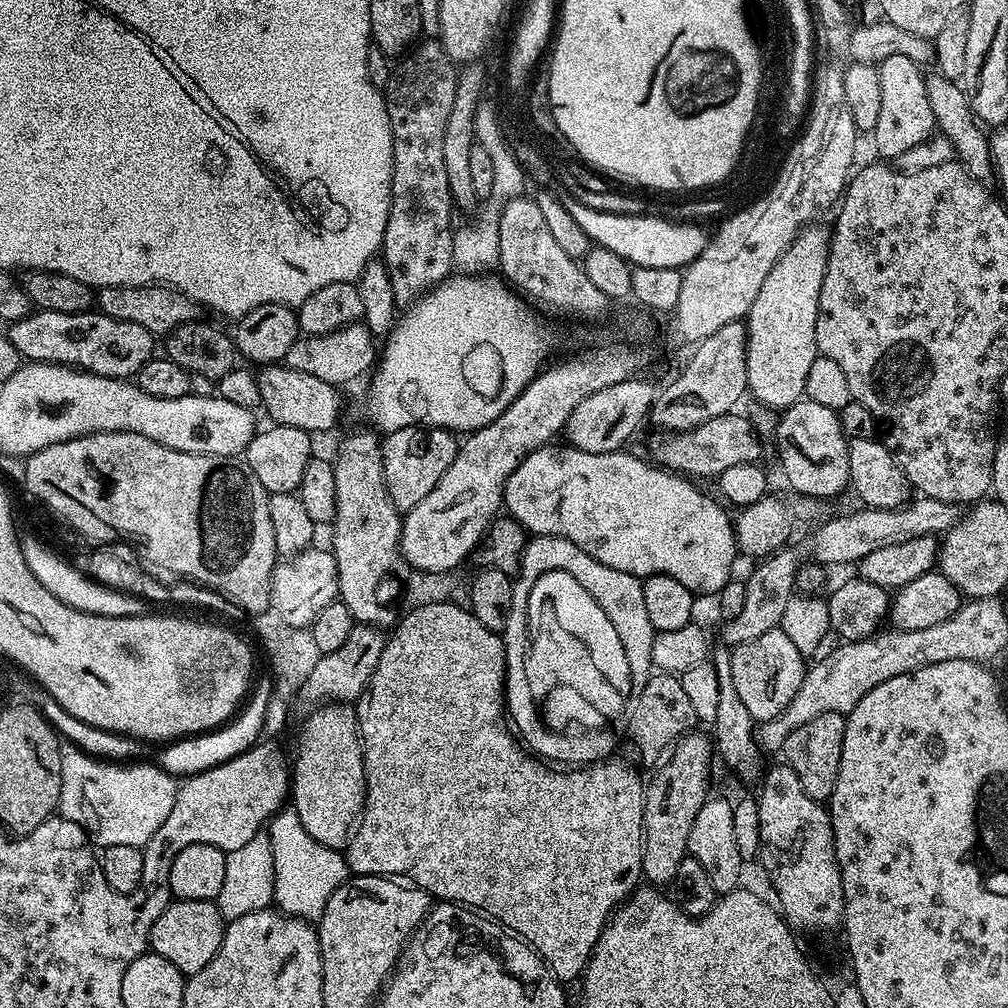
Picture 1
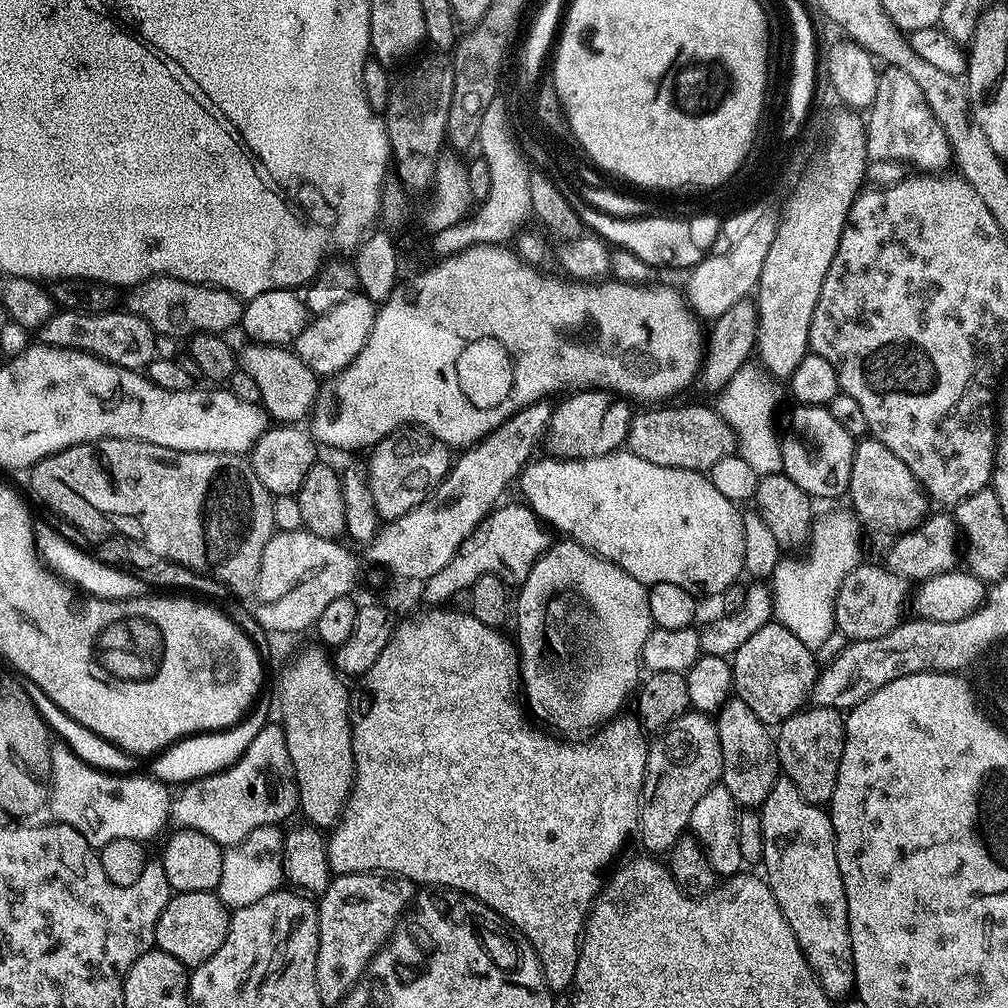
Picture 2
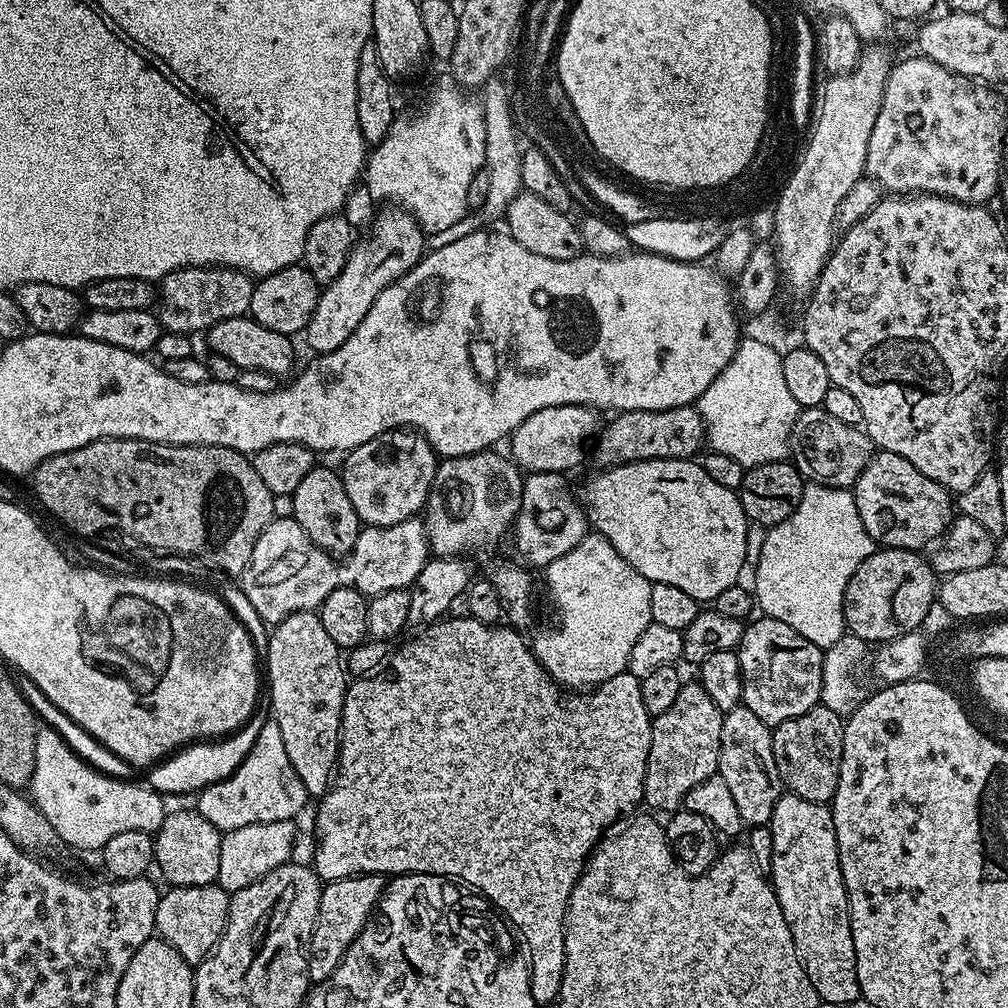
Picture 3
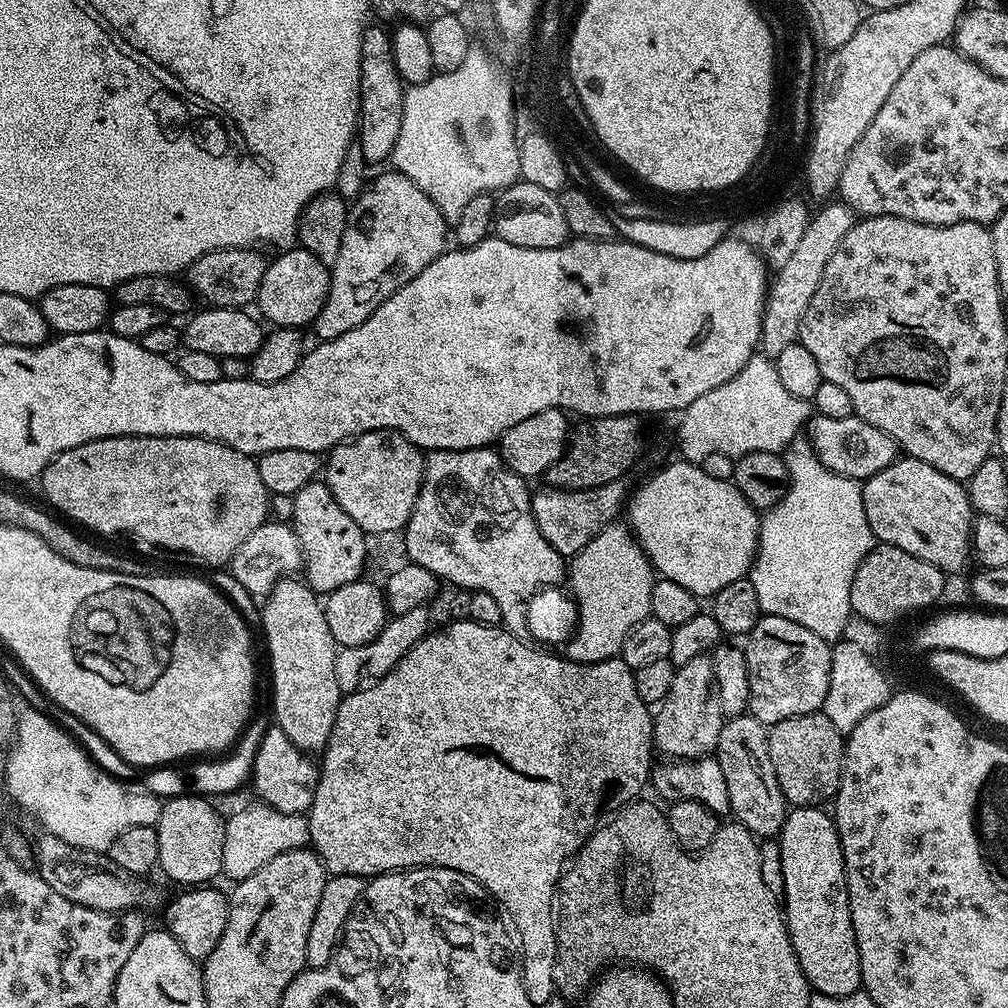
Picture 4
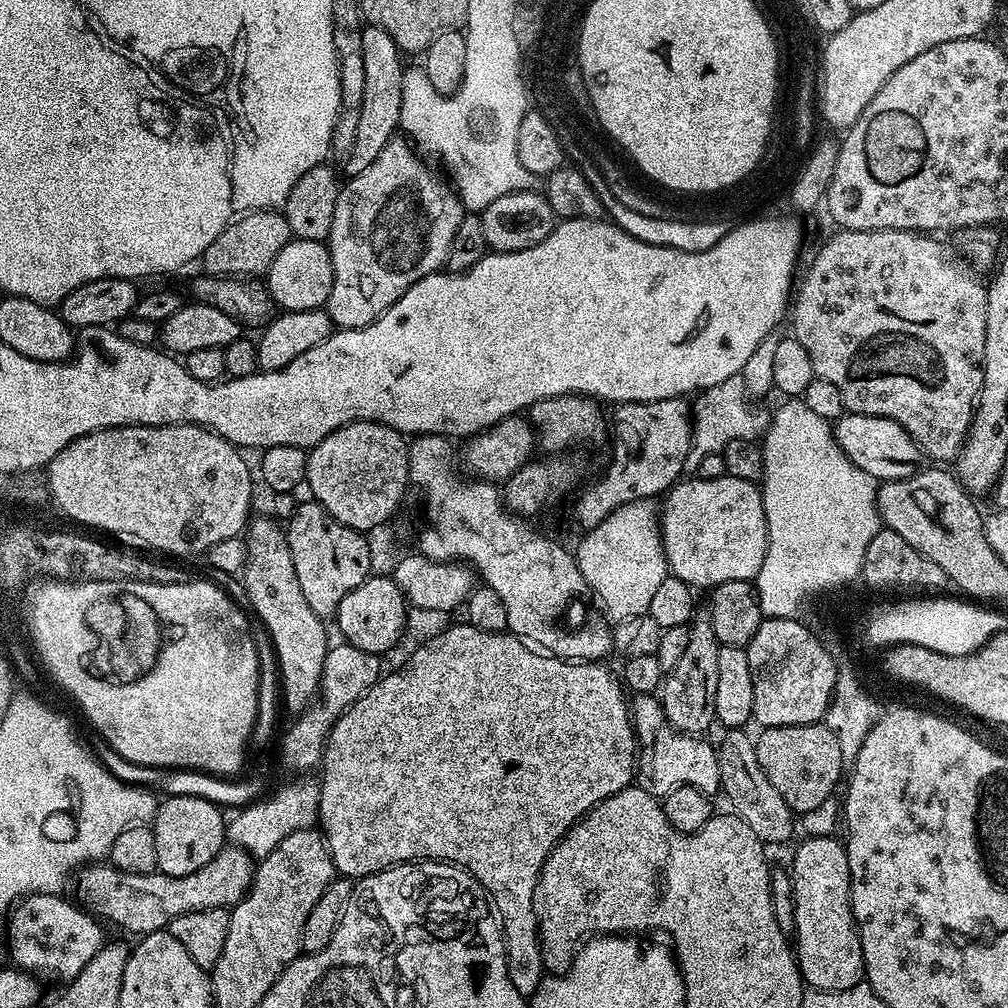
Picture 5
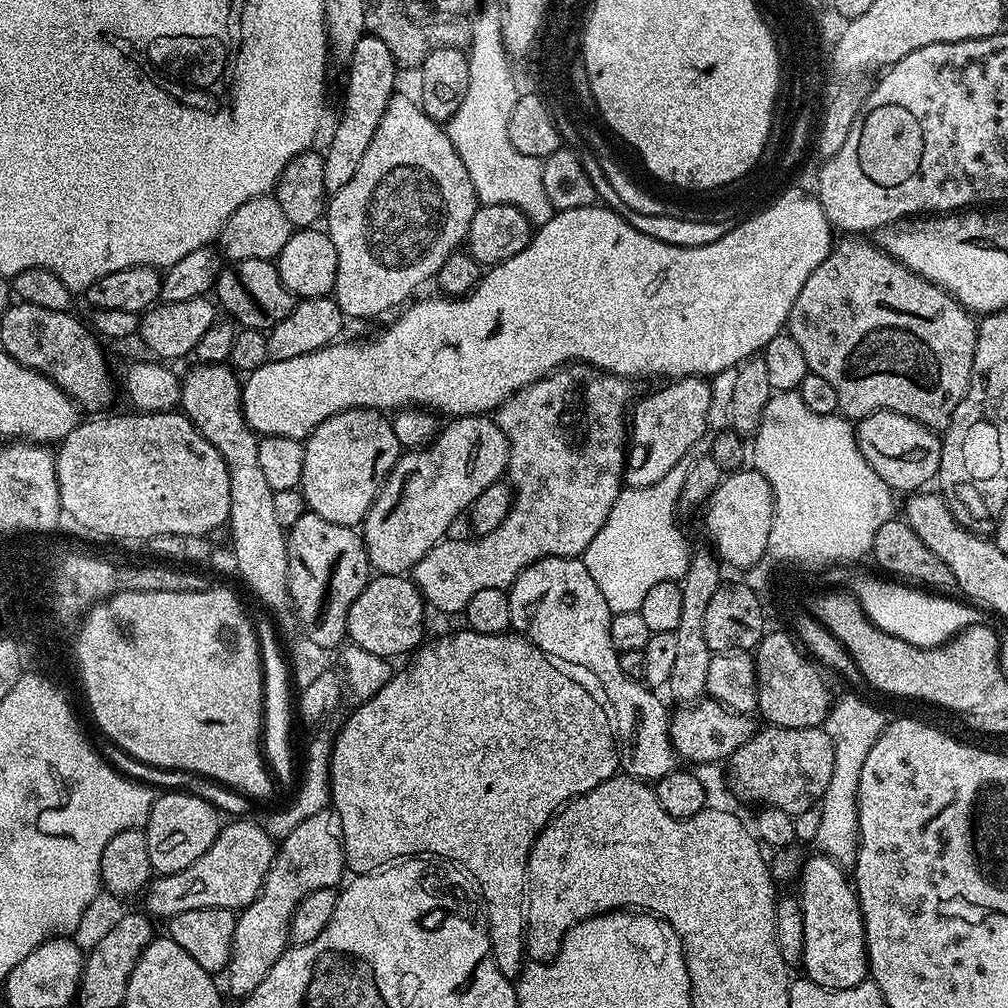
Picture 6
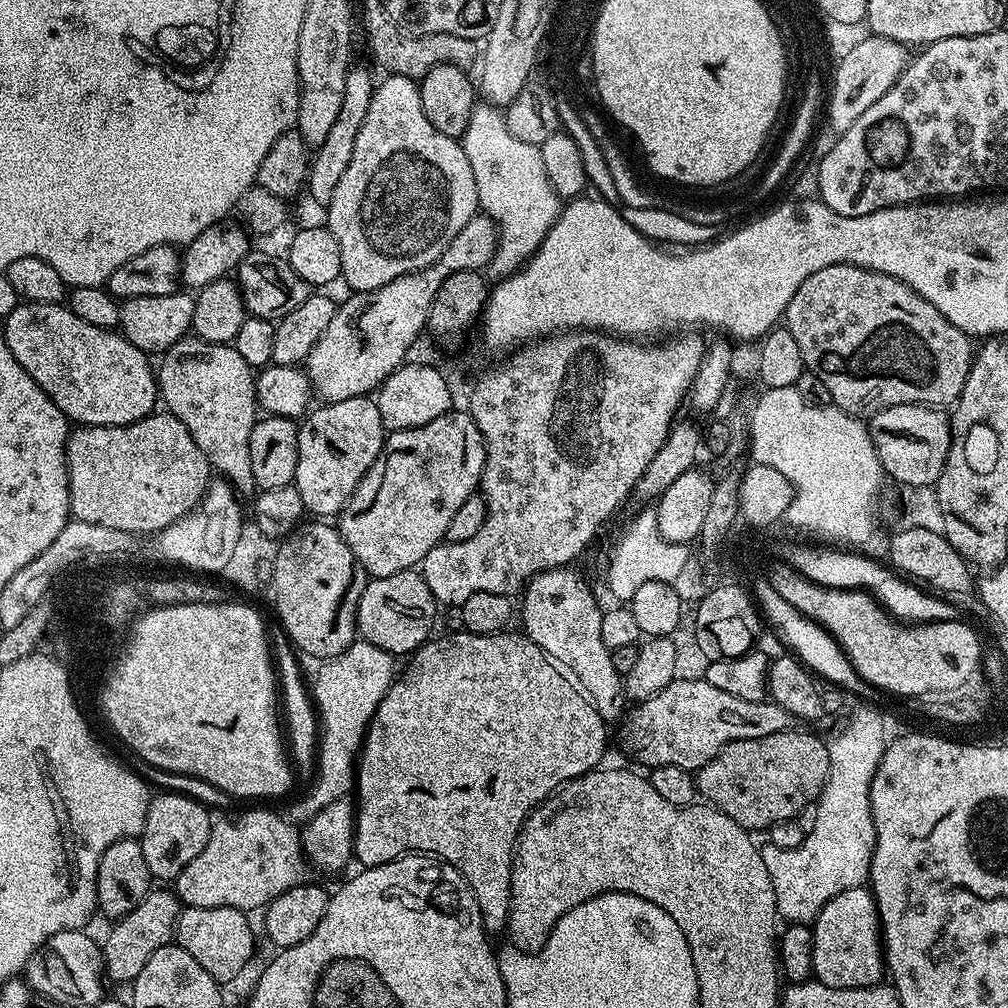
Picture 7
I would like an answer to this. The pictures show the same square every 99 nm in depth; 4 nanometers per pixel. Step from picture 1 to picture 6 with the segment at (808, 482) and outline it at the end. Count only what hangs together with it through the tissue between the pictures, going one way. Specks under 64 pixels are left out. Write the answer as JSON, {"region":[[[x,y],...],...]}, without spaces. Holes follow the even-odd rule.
{"region":[[[875,412],[855,425],[856,441],[874,474],[897,493],[912,494],[937,479],[941,437],[922,422],[897,412]]]}

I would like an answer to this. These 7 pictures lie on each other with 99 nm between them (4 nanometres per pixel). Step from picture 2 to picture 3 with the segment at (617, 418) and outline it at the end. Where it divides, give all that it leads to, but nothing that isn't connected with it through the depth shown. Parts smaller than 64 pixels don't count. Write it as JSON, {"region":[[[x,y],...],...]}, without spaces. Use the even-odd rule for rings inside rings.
{"region":[[[581,404],[546,406],[534,414],[530,414],[530,418],[526,418],[526,422],[522,422],[512,431],[510,437],[511,459],[516,467],[525,473],[558,472],[568,474],[571,468],[576,468],[583,462],[584,456],[586,460],[586,449],[598,432],[596,416],[597,413],[593,409]]]}

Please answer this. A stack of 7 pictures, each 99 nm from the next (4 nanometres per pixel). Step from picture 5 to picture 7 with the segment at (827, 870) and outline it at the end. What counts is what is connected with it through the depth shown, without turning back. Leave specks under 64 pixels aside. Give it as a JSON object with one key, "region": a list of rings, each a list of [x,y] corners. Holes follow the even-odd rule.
{"region":[[[867,887],[851,888],[830,898],[830,902],[826,902],[826,906],[822,906],[816,915],[811,929],[814,938],[812,971],[821,984],[831,988],[869,988],[871,984],[881,983],[886,972],[886,956],[882,951],[882,929],[876,898]]]}

